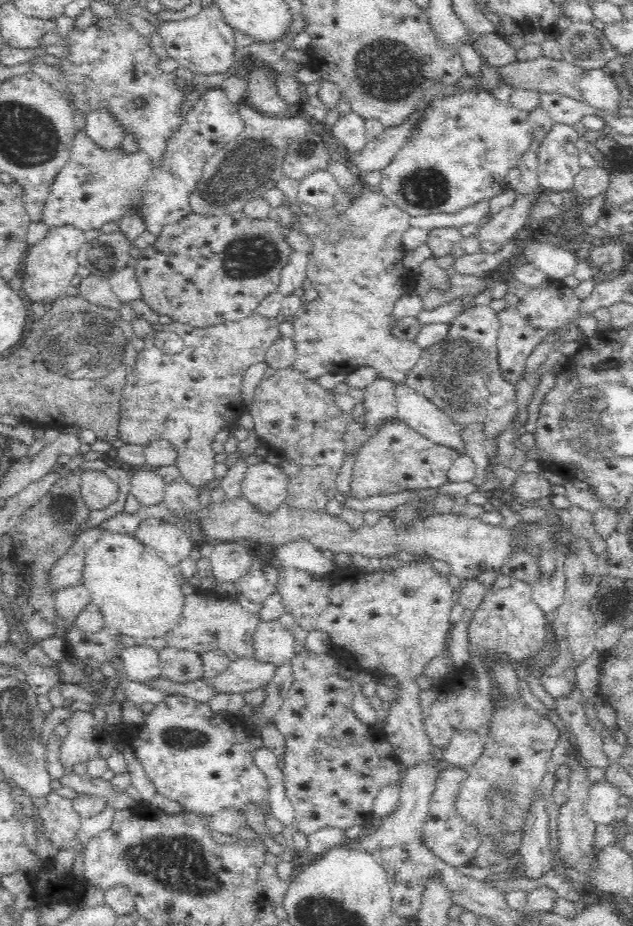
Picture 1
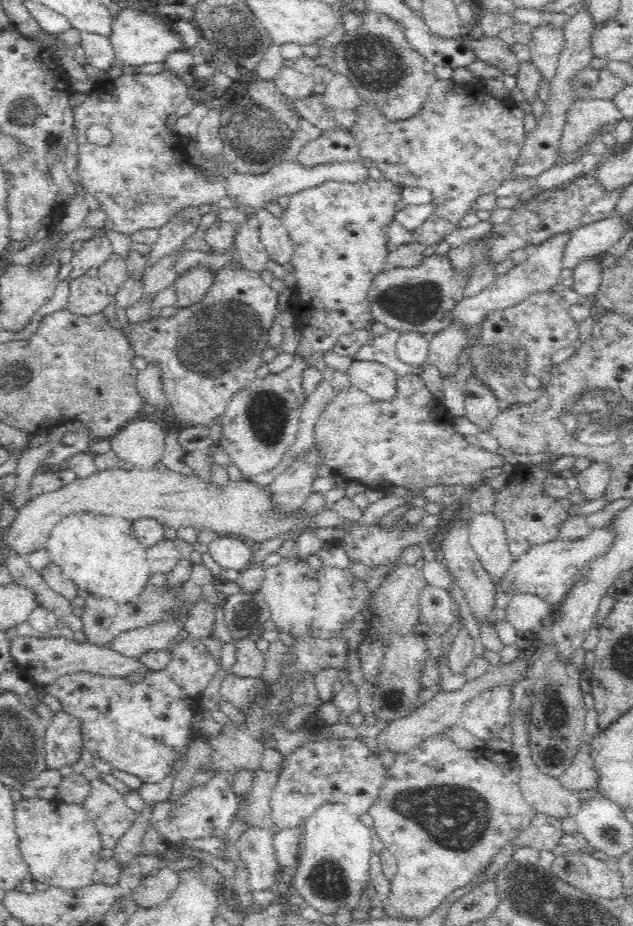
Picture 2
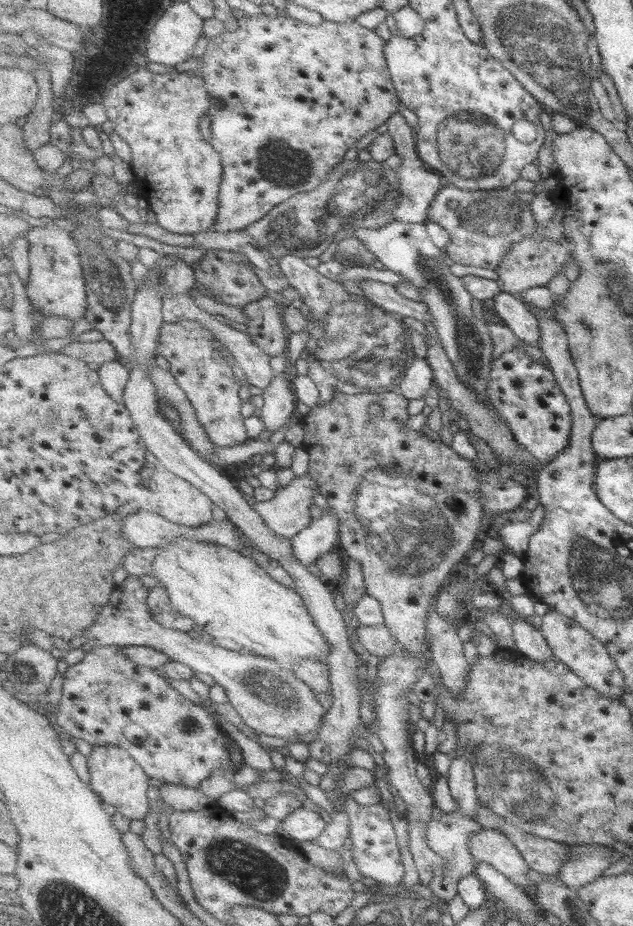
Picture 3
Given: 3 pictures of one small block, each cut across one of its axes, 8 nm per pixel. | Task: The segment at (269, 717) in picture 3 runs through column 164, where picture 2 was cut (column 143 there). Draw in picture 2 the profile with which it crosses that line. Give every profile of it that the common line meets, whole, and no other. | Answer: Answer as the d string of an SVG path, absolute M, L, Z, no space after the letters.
M180 556L178 562L176 562L176 566L164 573L163 592L171 595L173 604L169 606L169 610L156 623L122 632L107 647L122 656L131 658L136 658L136 656L145 654L146 651L150 650L169 650L170 646L172 646L172 640L180 634L181 630L185 629L185 620L187 619L191 601L191 583L189 578L191 577L192 565L193 563L188 559L188 556Z

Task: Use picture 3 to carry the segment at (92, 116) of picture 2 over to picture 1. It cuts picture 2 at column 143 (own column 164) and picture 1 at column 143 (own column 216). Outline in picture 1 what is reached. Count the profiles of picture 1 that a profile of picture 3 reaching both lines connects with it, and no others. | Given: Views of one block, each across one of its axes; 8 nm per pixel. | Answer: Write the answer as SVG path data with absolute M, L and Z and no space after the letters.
M222 89L201 94L192 110L174 127L164 152L156 159L140 148L137 152L126 152L120 145L104 147L86 129L76 128L68 163L51 187L43 219L52 227L70 224L92 232L101 230L106 223L118 223L128 215L136 215L146 231L159 235L165 226L188 215L189 195L202 175L204 164L242 132L240 107L232 104Z

